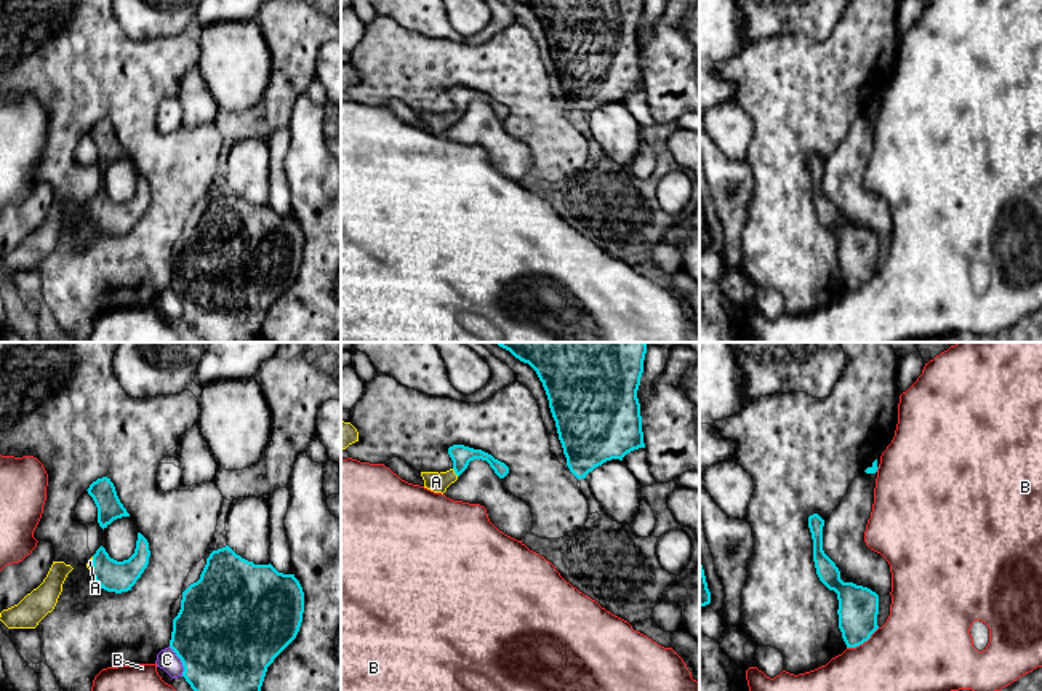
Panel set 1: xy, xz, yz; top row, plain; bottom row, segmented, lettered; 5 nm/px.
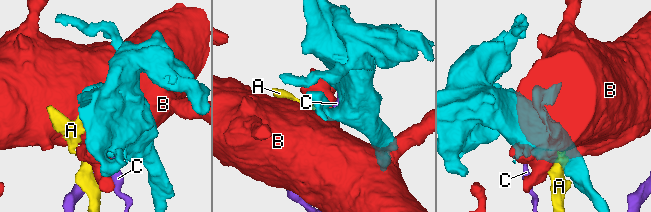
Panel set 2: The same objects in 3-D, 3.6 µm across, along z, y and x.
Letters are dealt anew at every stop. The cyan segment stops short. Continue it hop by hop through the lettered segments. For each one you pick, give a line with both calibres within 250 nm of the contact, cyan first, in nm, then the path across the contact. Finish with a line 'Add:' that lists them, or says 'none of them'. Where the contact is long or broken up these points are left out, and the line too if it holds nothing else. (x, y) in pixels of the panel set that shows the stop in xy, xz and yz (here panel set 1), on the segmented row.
A: Thickness 100 nm (cyan) against 100 nm. Path across: xz (461, 456), (455, 472), (436, 482)
Add: A

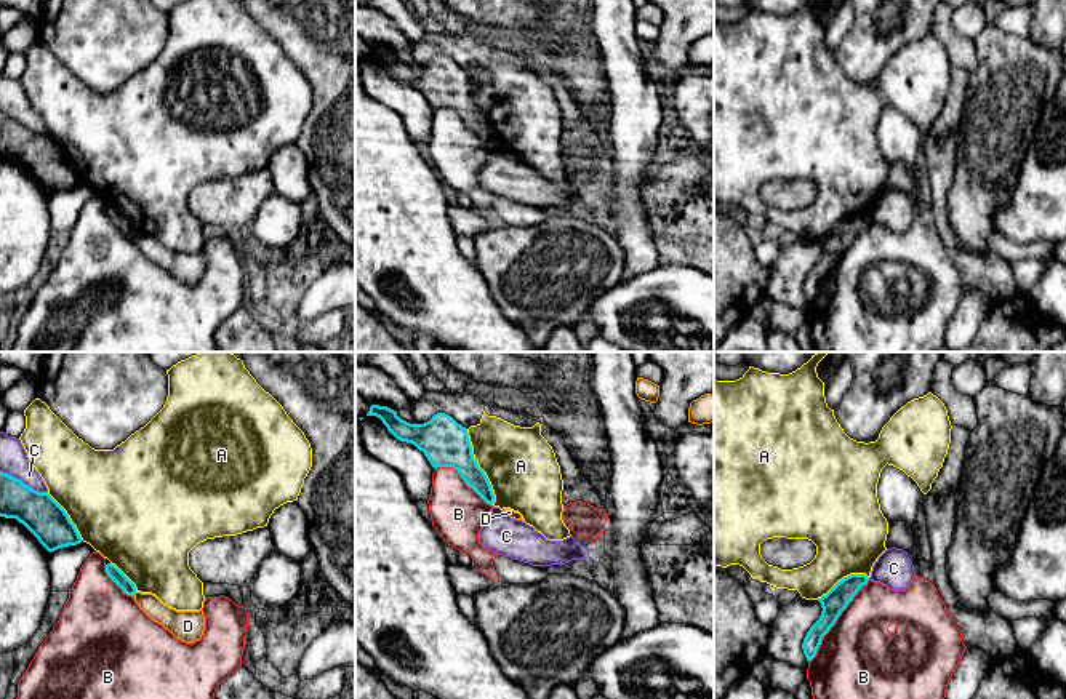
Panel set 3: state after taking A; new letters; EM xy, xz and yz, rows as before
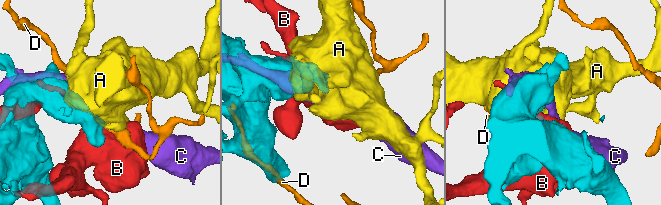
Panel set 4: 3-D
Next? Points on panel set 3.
Add: none of them

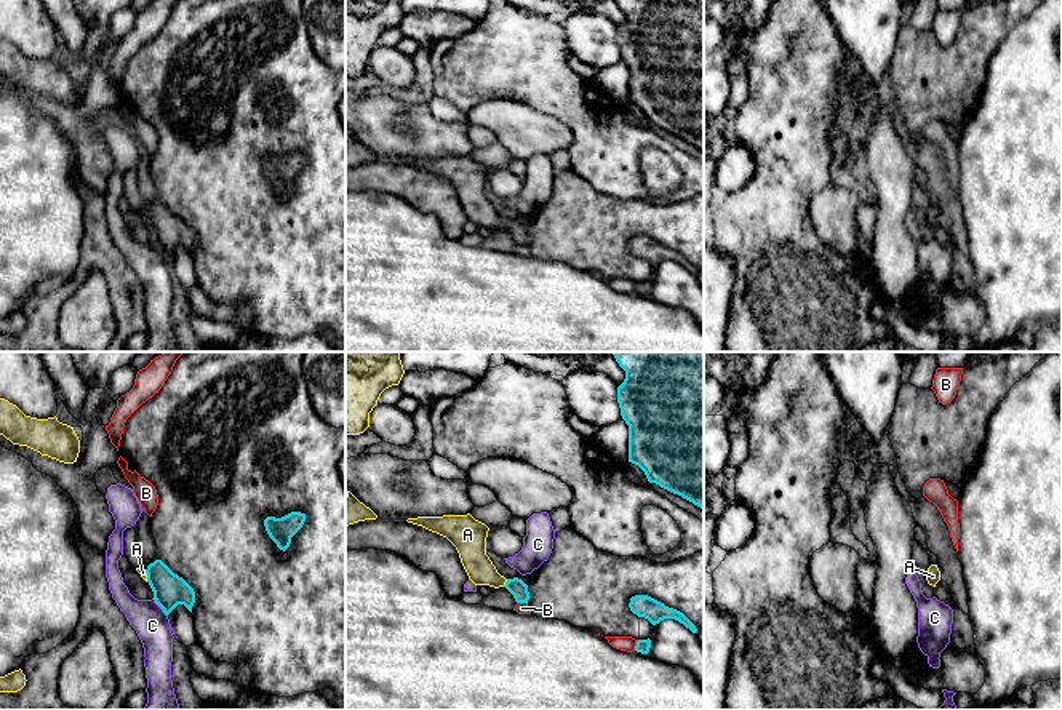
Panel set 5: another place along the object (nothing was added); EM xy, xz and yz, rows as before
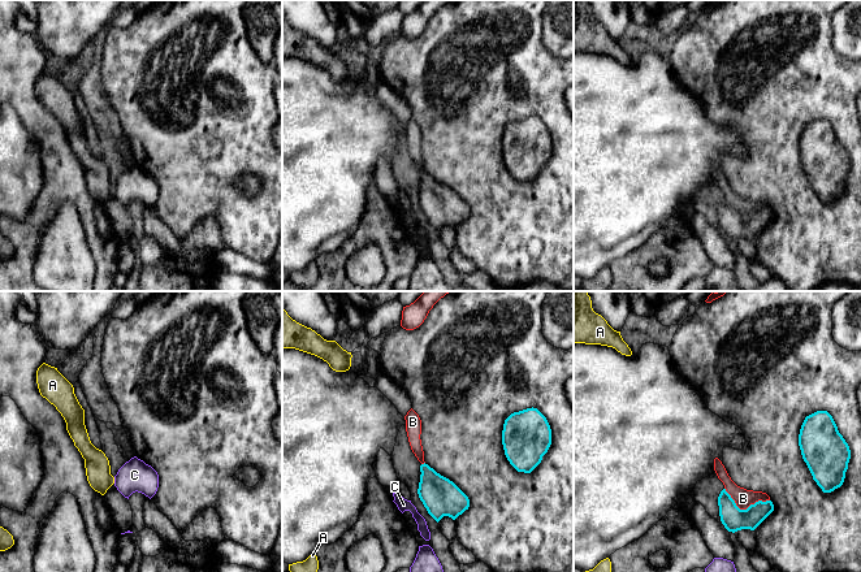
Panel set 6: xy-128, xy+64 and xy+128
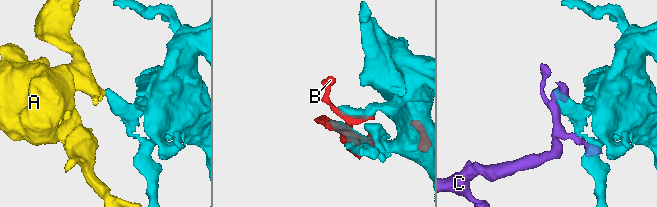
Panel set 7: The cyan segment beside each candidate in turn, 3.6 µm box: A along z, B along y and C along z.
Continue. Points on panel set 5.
A: Thickness 90 nm (cyan) against 140 nm. Path across: xz (517, 587), (506, 582), (474, 558), (472, 546)
Add: A

